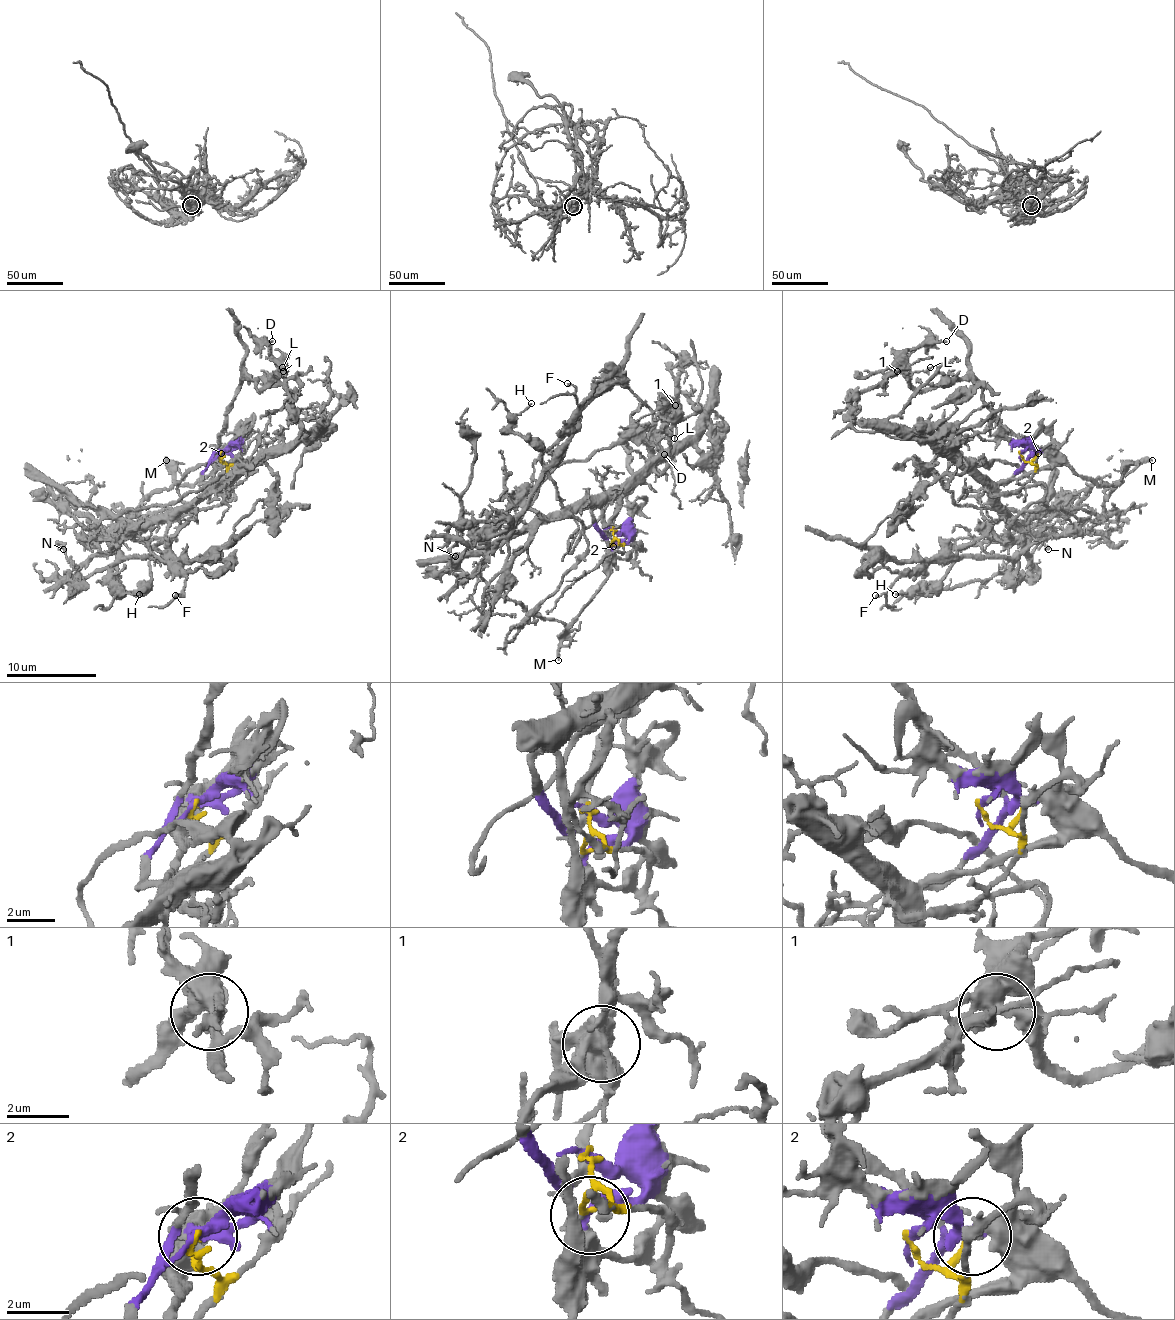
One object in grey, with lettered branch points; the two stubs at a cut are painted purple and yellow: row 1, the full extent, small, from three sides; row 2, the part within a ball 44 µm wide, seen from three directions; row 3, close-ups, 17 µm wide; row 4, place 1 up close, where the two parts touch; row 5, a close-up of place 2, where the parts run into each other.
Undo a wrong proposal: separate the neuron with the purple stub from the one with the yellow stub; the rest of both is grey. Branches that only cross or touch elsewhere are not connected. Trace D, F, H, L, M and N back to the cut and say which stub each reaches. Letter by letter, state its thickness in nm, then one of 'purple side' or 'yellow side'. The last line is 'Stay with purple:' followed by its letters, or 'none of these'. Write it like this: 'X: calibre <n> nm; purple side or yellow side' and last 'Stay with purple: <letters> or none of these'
D: calibre 120 nm; purple side
F: calibre 160 nm; yellow side
H: calibre 130 nm; yellow side
L: calibre 200 nm; yellow side
M: calibre 280 nm; purple side
N: calibre 190 nm; yellow side
Stay with purple: D, M

